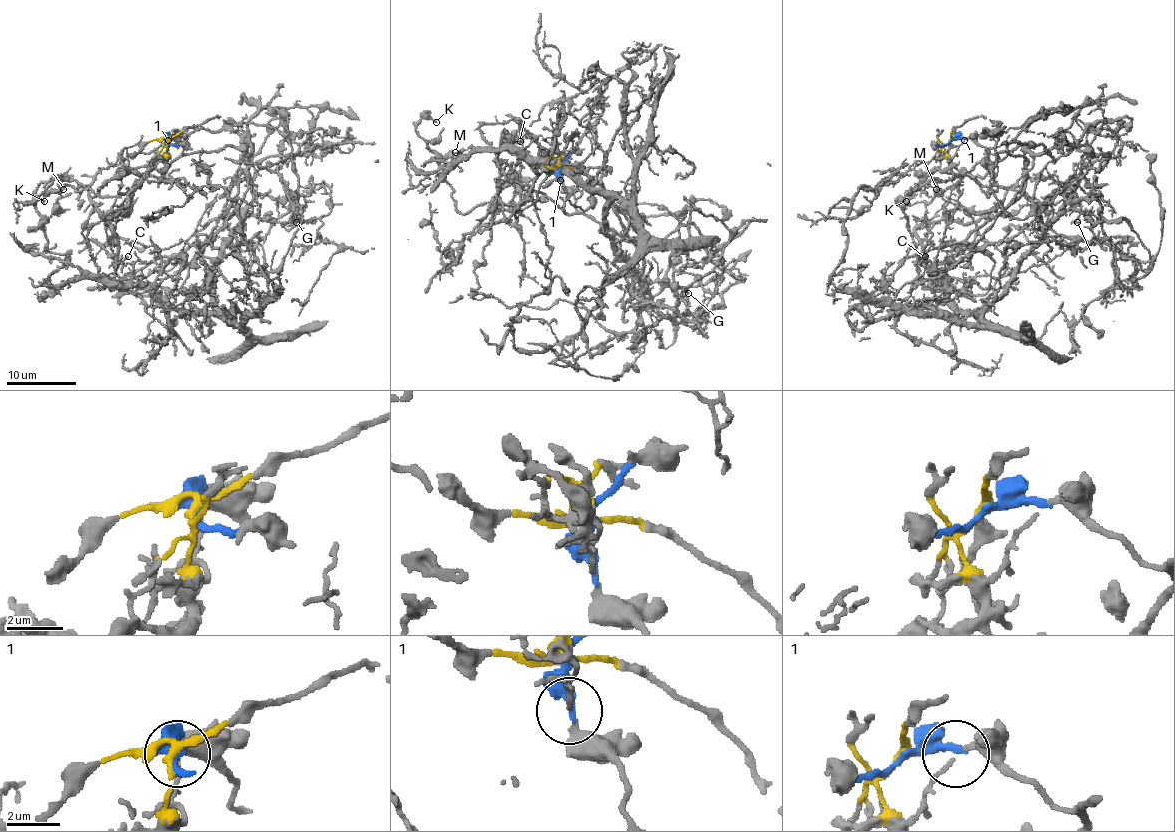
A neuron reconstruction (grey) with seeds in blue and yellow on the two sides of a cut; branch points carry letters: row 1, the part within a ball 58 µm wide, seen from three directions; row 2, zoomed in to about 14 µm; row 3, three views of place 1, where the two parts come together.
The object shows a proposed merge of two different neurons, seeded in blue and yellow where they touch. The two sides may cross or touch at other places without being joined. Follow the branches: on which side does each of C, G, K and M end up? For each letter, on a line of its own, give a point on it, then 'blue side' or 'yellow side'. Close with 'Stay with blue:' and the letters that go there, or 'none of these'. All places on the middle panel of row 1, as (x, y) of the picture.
C: (520, 141) | yellow side
G: (688, 293) | yellow side
K: (436, 122) | blue side
M: (455, 152) | blue side
Stay with blue: K, M

